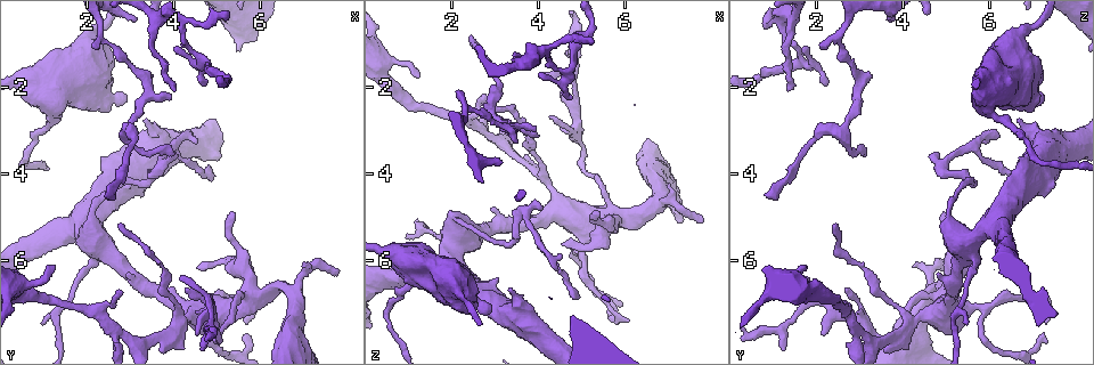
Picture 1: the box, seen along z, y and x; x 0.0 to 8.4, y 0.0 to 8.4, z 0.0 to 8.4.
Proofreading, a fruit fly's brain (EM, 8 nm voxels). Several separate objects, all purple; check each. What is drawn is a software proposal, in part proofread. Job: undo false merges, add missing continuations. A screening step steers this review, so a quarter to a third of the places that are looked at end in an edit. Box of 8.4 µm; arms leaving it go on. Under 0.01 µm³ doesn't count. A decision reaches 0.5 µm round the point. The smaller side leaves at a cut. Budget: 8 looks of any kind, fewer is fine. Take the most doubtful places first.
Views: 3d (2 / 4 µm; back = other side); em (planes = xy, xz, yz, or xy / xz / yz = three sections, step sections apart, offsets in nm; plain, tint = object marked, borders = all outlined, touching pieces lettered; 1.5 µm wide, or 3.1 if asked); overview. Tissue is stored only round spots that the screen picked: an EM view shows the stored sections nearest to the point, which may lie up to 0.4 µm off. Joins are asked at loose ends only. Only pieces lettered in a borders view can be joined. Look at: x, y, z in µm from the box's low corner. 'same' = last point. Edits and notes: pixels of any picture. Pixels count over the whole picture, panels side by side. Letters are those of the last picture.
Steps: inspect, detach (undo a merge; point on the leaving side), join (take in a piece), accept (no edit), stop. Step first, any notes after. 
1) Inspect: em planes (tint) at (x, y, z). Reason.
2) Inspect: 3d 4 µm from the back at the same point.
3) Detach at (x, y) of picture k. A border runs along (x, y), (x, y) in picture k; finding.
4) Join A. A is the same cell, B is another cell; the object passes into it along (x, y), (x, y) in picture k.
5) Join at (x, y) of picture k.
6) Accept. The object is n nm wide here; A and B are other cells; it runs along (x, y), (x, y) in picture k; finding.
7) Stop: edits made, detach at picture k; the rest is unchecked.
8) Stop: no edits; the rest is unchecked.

Inspect: em planes (plain) at (2.15, 1.05, 2.15). Tapers out.

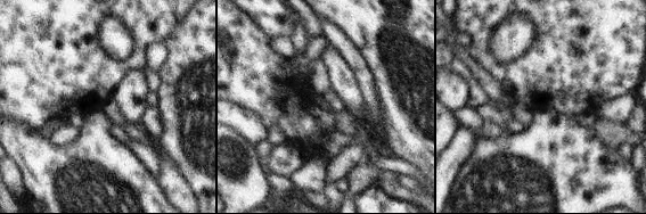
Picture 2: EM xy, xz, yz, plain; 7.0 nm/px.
Inspect: em planes (borders) at the same point.

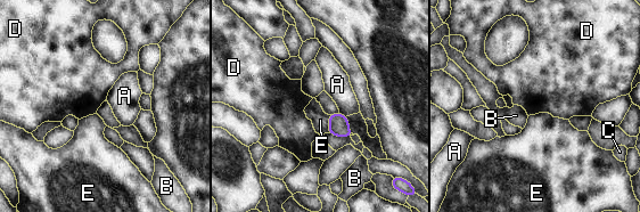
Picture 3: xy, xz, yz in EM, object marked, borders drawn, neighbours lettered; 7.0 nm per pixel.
Accept. A, B, C, D and E are other cells; a border runs along (329, 115), (329, 130), (327, 132) in picture 3; none of them fits.

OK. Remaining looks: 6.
Inspect: 3d 4 µm at (5.20, 1.85, 0.65). Abrupt turn.

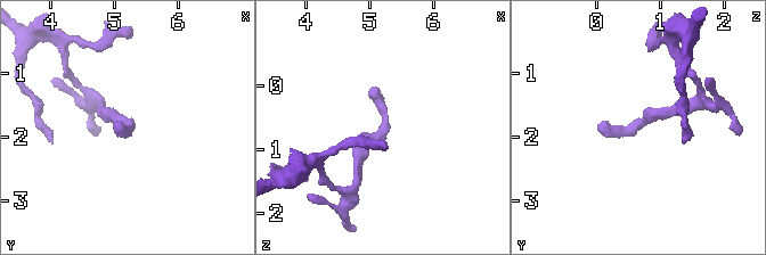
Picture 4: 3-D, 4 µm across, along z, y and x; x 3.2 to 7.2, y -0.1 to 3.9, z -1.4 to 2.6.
Inspect: em planes (borders) at (5.30, 1.85, 0.55).

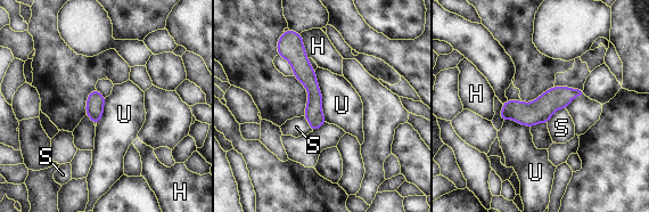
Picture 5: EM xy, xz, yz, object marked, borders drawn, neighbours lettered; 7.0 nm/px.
Accept. The object is 130 nm wide here; H, S and U are other cells; a border runs along (314, 70), (327, 122) in picture 5; one neuron here.

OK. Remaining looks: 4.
Inspect: em planes (borders) at (2.75, 5.25, 2.40). Free end.

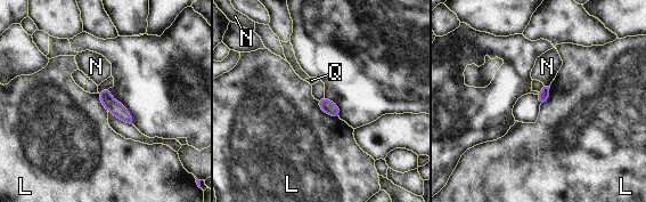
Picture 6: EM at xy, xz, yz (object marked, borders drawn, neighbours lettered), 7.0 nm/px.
Accept. L, N and Q are other cells; it runs along (104, 93), (105, 97), (129, 120) in picture 6; none of them fits.

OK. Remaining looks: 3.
Stop: no edits; the rest is unchecked.

